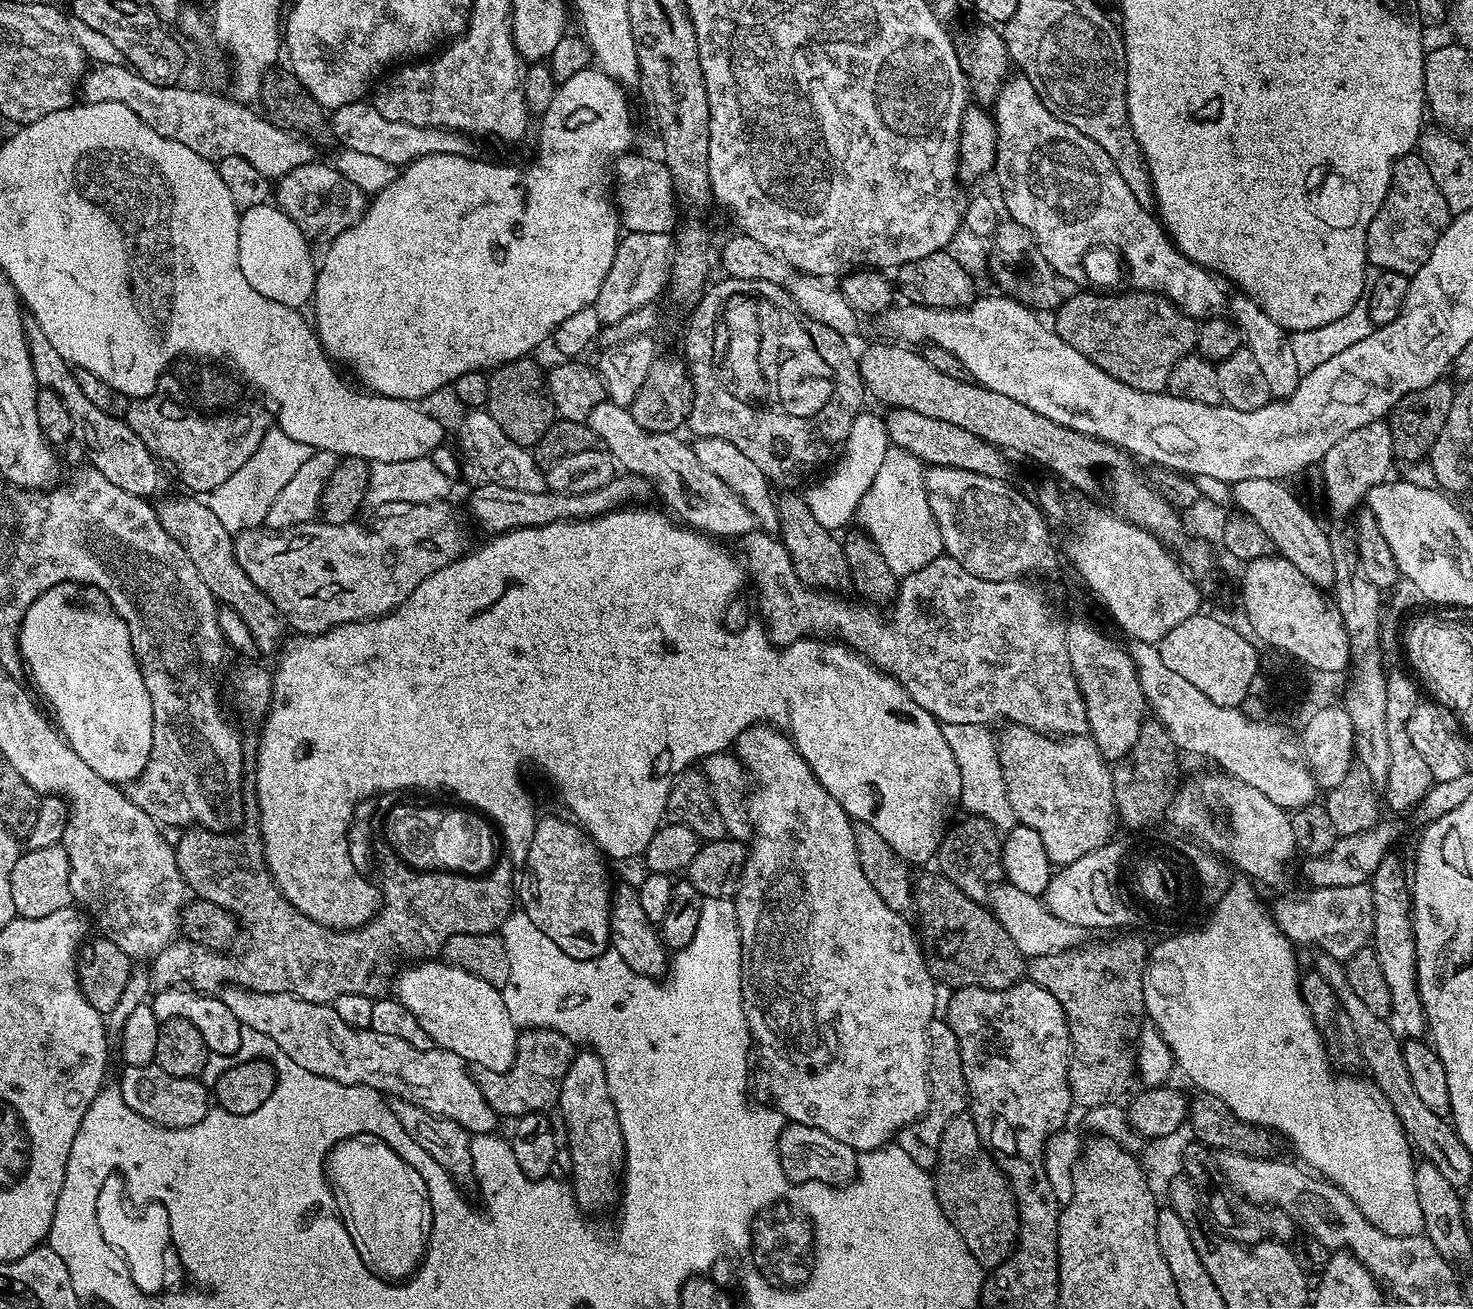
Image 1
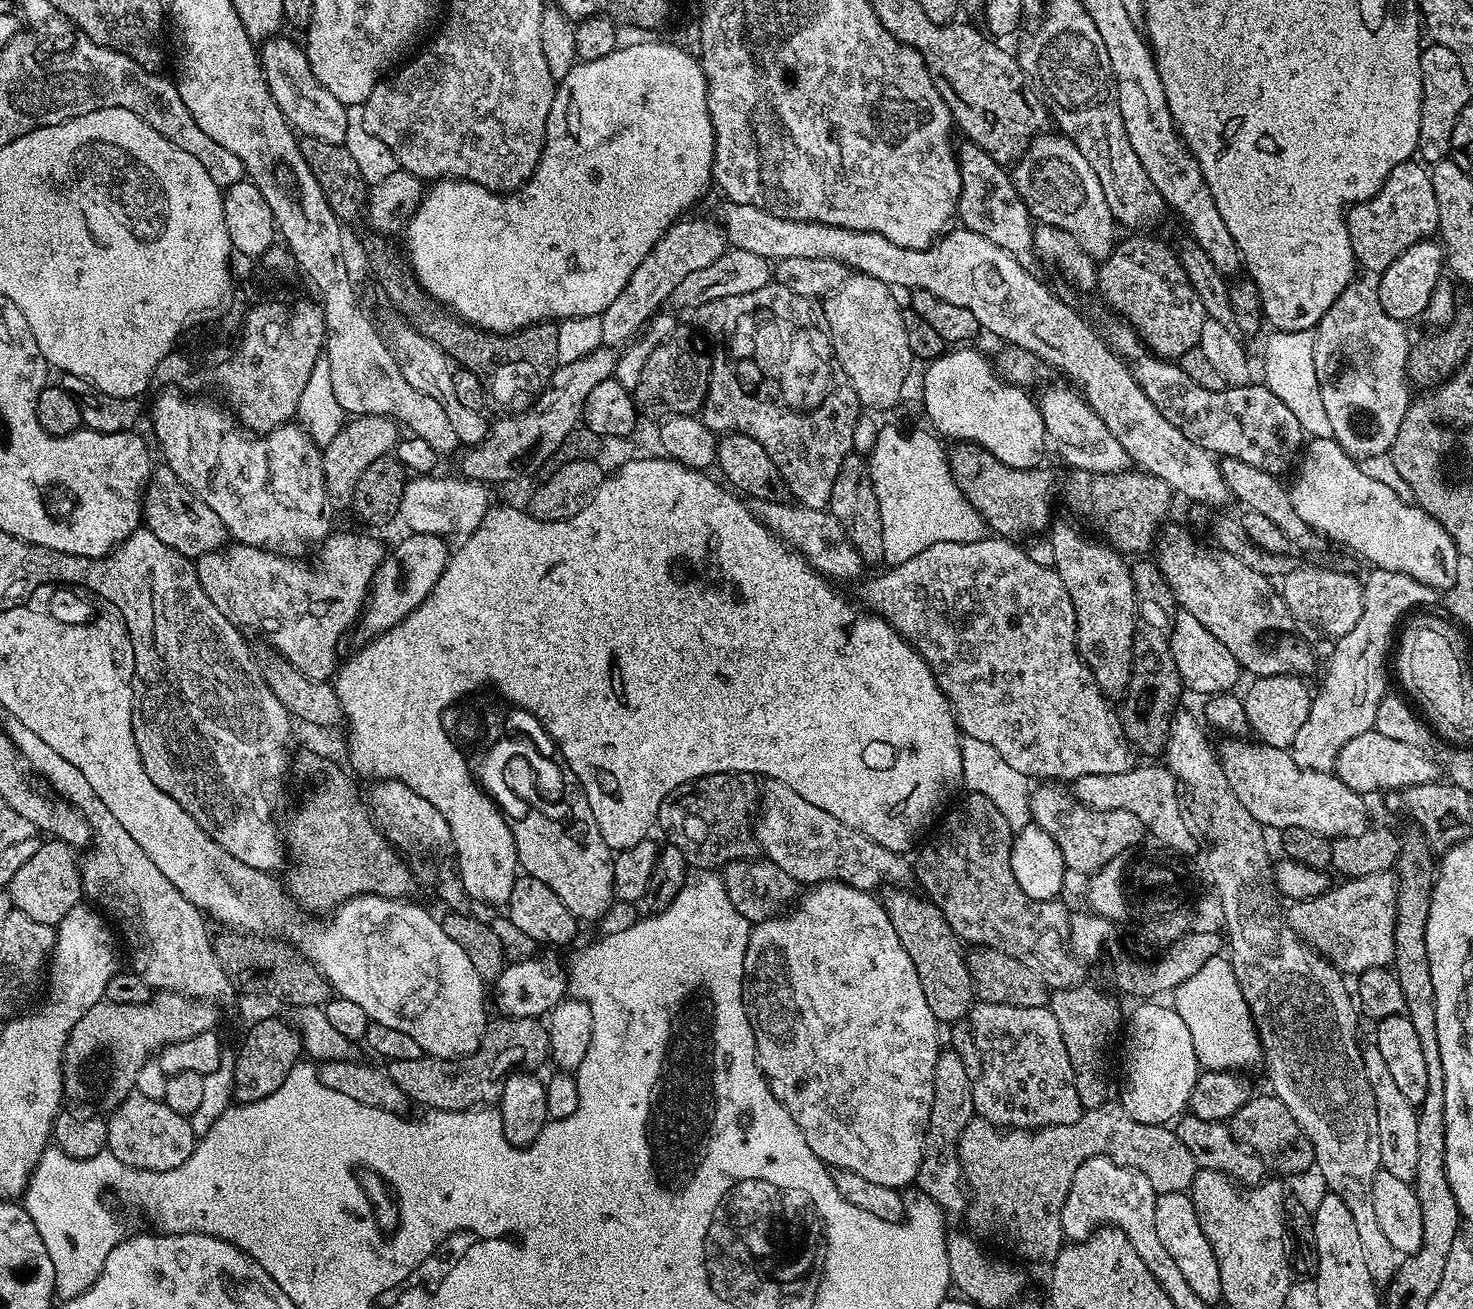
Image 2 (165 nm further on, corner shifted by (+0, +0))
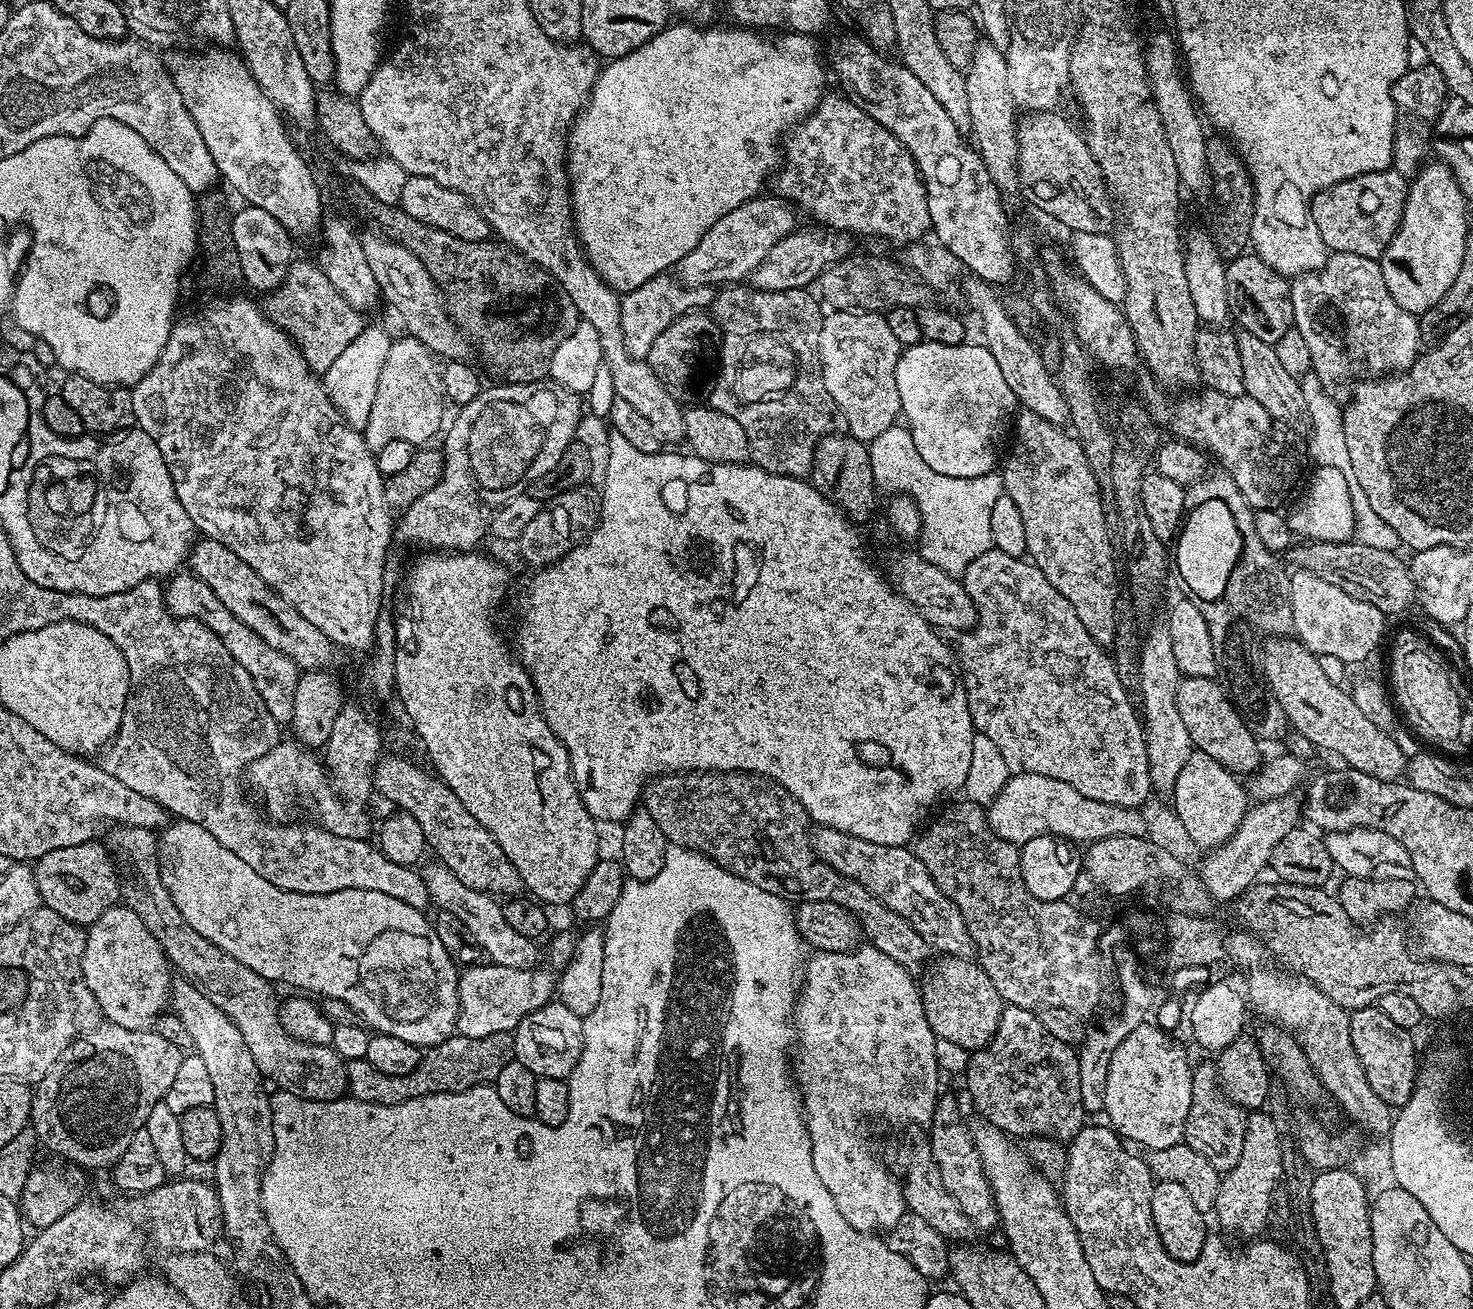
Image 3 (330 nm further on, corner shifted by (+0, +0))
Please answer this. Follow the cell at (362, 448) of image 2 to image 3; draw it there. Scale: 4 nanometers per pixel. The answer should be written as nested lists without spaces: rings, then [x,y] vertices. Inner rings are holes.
[[[407,334],[397,335],[390,350],[386,350],[382,374],[378,374],[378,390],[374,393],[370,421],[362,430],[364,441],[373,453],[392,441],[410,442],[416,448],[427,445],[443,429],[442,406],[444,399],[437,357],[422,346],[418,338]]]

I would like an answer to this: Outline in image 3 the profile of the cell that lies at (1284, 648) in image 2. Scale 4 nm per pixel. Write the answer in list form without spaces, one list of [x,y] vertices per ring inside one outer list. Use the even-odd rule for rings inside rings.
[[[1276,638],[1264,652],[1263,679],[1266,681],[1269,692],[1282,706],[1284,716],[1289,725],[1298,735],[1304,735],[1310,740],[1316,750],[1325,748],[1336,756],[1341,756],[1343,763],[1354,770],[1362,770],[1362,774],[1370,774],[1379,780],[1399,781],[1406,772],[1406,755],[1400,749],[1400,744],[1391,735],[1389,729],[1374,726],[1358,706],[1354,706],[1354,698],[1351,691],[1339,688],[1334,681],[1328,677],[1328,672],[1323,668],[1321,657],[1311,652],[1305,644],[1295,638]]]

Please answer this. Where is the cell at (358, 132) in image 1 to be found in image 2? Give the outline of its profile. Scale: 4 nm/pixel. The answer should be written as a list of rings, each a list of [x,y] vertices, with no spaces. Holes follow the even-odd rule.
[[[277,34],[271,40],[263,41],[258,55],[270,94],[293,129],[301,137],[313,136],[322,142],[344,144],[347,138],[346,106],[338,102],[338,98],[334,98],[334,94],[330,94],[330,90],[326,90],[318,78],[314,78],[314,70],[310,70],[308,55],[304,53],[303,47],[287,40],[284,34]]]

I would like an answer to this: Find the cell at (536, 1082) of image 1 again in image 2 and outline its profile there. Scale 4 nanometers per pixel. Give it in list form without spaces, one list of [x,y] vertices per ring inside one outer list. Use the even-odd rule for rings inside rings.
[[[501,1015],[501,1020],[493,1019],[484,1032],[478,1050],[468,1056],[458,1056],[454,1060],[443,1060],[437,1056],[423,1055],[418,1060],[406,1062],[391,1061],[387,1065],[388,1077],[408,1095],[409,1101],[414,1105],[425,1104],[423,1107],[437,1112],[465,1112],[471,1108],[499,1105],[500,1095],[504,1092],[506,1077],[516,1069],[536,1070],[544,1060],[549,1059],[549,1034],[547,1025],[538,1018]]]

